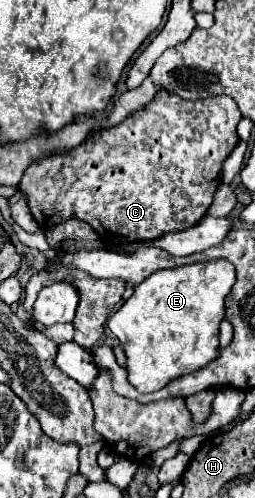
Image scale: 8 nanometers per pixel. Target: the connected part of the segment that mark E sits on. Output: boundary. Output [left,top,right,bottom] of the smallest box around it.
[108,258,236,392]

